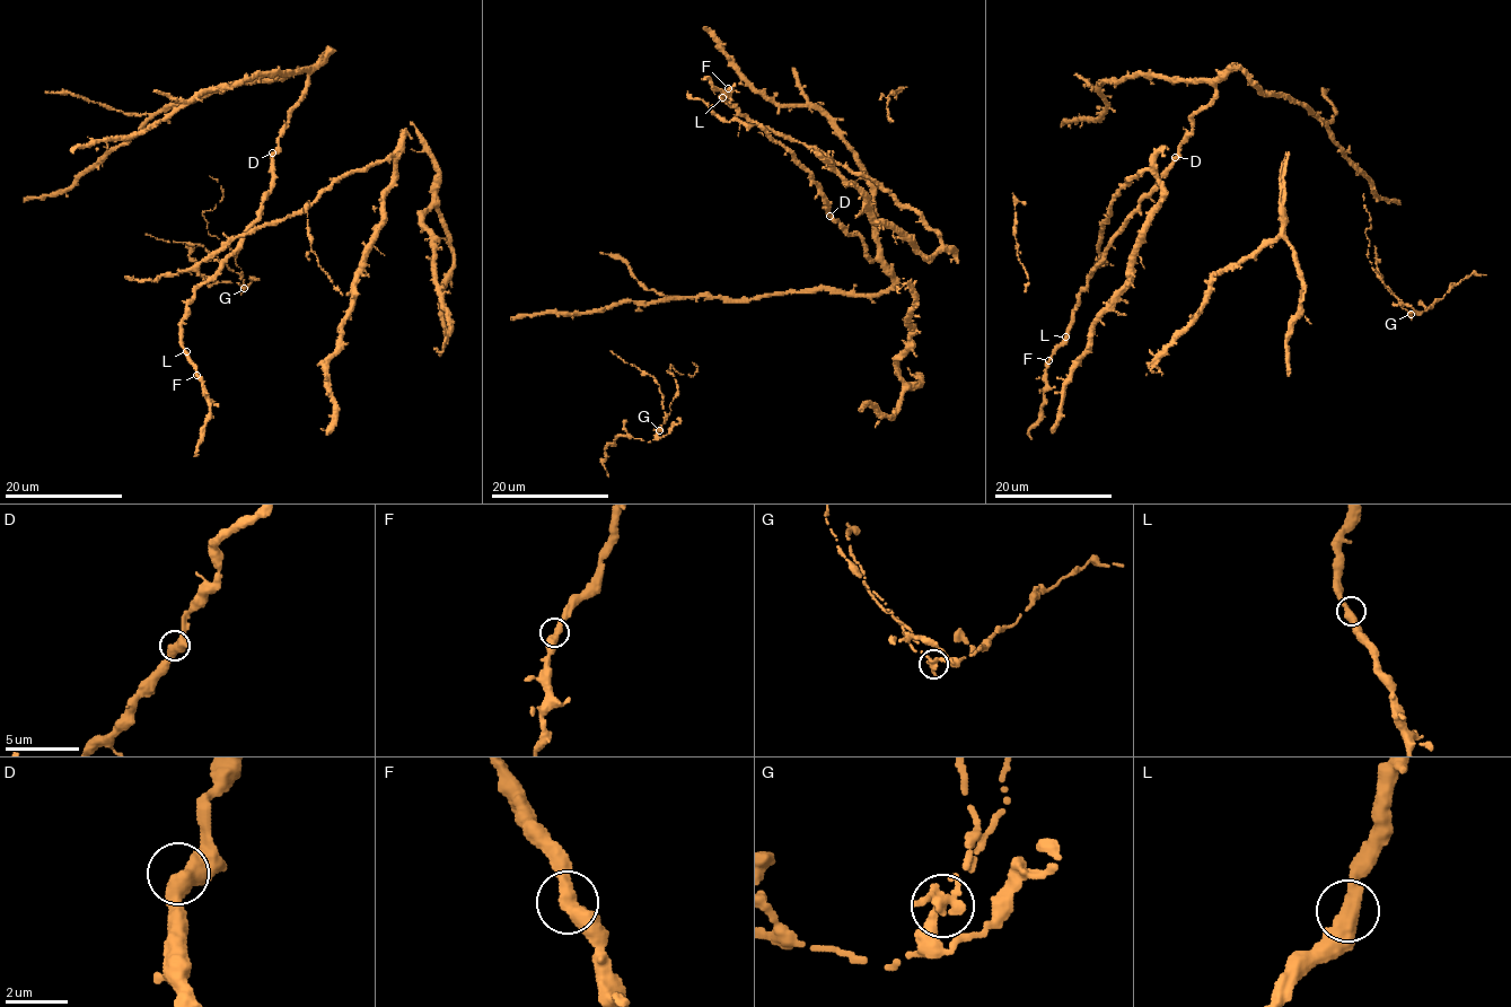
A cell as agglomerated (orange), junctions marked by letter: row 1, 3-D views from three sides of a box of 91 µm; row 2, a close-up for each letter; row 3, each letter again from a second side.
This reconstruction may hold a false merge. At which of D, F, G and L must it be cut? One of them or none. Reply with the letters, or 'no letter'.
G

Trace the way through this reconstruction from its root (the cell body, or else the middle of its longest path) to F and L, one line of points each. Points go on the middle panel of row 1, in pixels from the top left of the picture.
F: (829, 217), (820, 189), (792, 154), (736, 106), (720, 101), (728, 88)
L: (829, 217), (820, 189), (792, 154), (736, 106), (721, 102), (722, 97)

